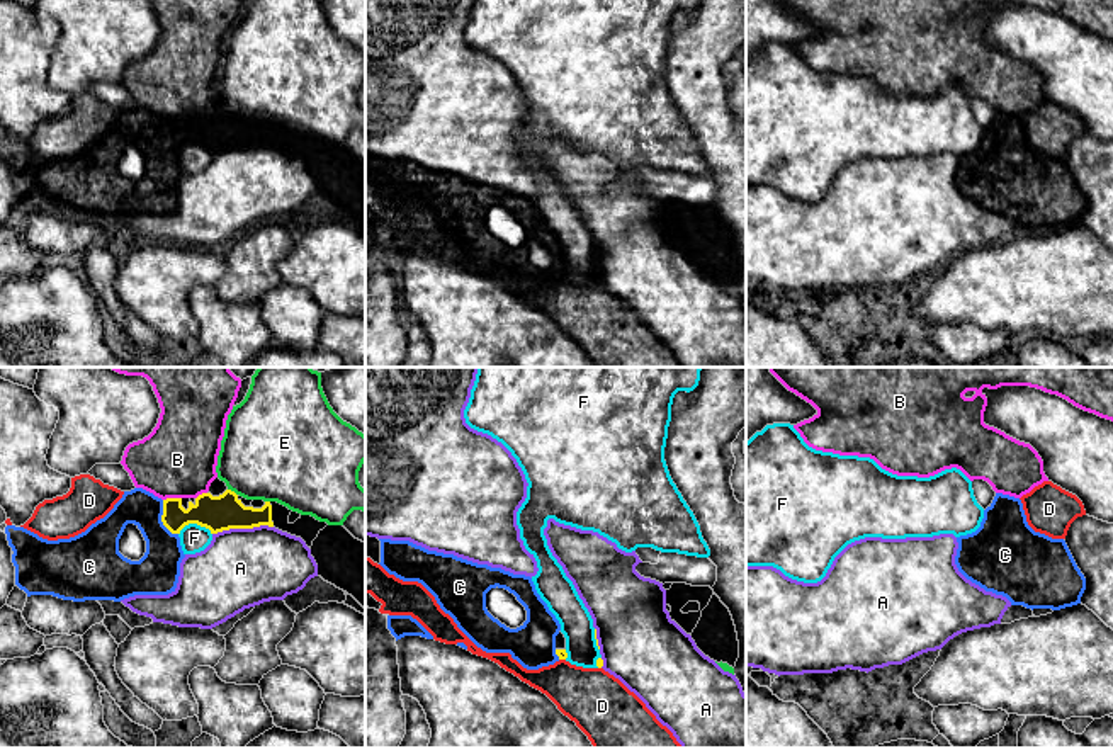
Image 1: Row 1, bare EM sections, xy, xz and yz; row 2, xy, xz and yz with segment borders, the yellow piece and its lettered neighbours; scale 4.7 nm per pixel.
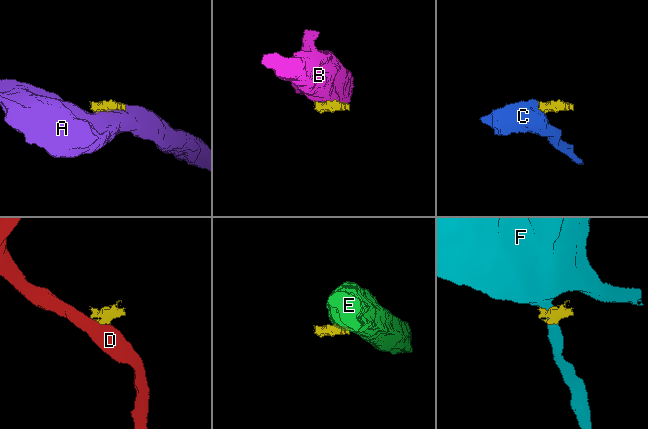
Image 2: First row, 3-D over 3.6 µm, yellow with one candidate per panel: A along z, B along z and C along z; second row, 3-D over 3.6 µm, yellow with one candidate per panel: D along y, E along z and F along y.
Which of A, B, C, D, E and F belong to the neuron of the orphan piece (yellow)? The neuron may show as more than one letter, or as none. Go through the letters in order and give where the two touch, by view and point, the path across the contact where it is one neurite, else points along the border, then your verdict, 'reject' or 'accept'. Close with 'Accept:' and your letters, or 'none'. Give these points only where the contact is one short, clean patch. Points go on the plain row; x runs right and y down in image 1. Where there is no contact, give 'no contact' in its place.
A: xy (242, 147) | along xy (272, 145), (230, 147), (213, 153) | reject
B: xy (172, 118) | along xy (180, 116), (167, 116), (163, 119) | reject
C: xy (162, 138) | across xy (213, 131), (162, 138), (162, 182), (157, 191) | accept
D: xz (563, 277) | along xz (559, 277), (564, 279) | reject
E: xy (233, 111) | along xy (228, 107), (237, 114) | reject
F: xy (194, 141) | along xy (211, 150), (187, 143), (179, 153) | reject
Accept: C

